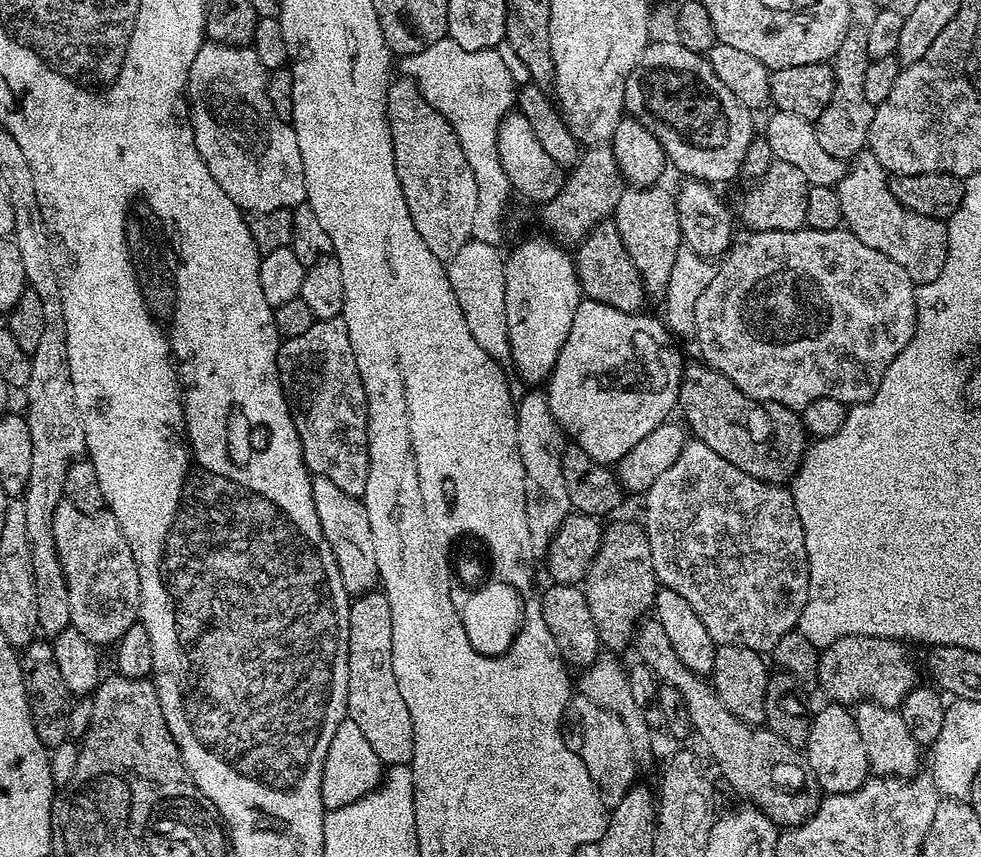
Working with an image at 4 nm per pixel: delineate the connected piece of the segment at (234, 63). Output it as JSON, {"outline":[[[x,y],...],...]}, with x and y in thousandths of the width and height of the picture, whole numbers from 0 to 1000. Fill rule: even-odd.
{"outline":[[[209,49],[202,63],[198,63],[198,77],[192,88],[192,134],[196,141],[202,180],[210,189],[218,212],[234,226],[246,247],[260,250],[302,243],[313,235],[312,208],[308,194],[308,179],[304,175],[304,161],[295,141],[279,133],[275,114],[271,110],[274,81],[263,72],[263,63],[255,54],[240,56],[229,51]]]}

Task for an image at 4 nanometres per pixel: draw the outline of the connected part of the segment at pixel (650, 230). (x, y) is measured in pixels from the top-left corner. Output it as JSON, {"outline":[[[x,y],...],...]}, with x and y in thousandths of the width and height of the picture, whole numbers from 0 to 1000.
{"outline":[[[637,218],[626,249],[626,260],[634,278],[634,287],[638,287],[638,296],[642,296],[646,315],[650,315],[656,327],[657,342],[669,348],[676,347],[687,315],[687,301],[691,301],[695,292],[689,230],[684,223],[673,218]]]}

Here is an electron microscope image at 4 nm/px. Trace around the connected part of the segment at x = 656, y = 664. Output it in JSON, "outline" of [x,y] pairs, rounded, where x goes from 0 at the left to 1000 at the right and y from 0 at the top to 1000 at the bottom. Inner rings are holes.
{"outline":[[[657,721],[652,725],[646,743],[647,756],[649,763],[652,764],[649,765],[651,774],[663,781],[673,798],[687,800],[692,810],[695,810],[695,817],[702,828],[702,842],[708,858],[712,856],[718,862],[718,868],[722,872],[722,877],[726,881],[731,898],[738,904],[739,912],[758,932],[755,935],[774,943],[796,967],[808,966],[810,961],[815,961],[831,950],[832,943],[837,936],[838,925],[826,898],[824,886],[812,869],[802,868],[781,847],[762,845],[748,833],[744,833],[744,828],[740,828],[740,819],[736,819],[736,814],[732,814],[725,797],[707,782],[702,782],[695,772],[695,768],[691,768],[691,762],[687,760],[683,744],[679,744],[679,735],[675,735],[675,730],[667,721]]]}

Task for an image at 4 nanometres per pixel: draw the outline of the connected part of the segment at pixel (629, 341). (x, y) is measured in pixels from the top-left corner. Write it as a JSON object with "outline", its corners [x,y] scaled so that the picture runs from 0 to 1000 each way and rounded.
{"outline":[[[592,349],[589,362],[585,362],[585,376],[581,376],[581,390],[577,390],[563,438],[557,445],[559,476],[576,510],[597,525],[611,541],[631,543],[632,536],[642,530],[659,506],[684,487],[681,484],[685,476],[687,481],[693,464],[693,442],[697,439],[699,420],[685,403],[687,393],[676,372],[656,368]]]}

